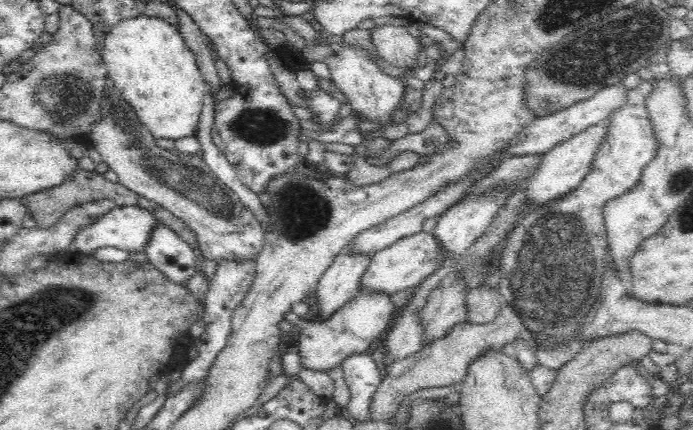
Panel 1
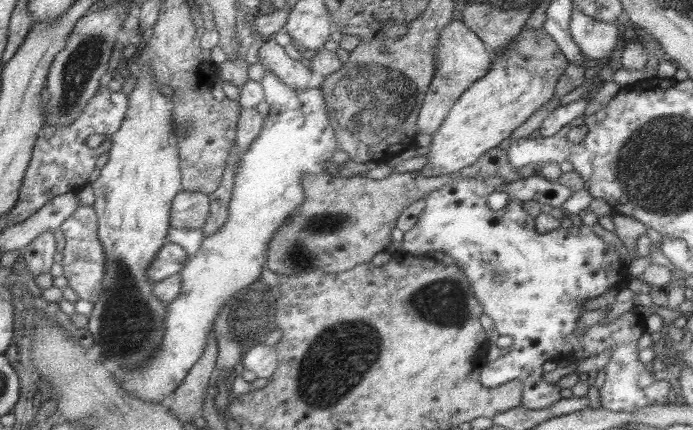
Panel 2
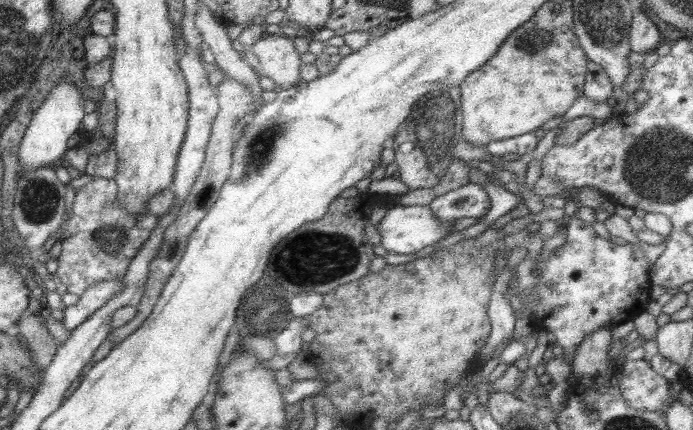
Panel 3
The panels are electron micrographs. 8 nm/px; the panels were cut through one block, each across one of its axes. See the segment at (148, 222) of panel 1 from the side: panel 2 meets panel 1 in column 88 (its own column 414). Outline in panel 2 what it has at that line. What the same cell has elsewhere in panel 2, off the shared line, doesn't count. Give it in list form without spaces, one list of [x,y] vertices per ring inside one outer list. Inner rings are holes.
[[[486,177],[486,179],[460,179],[460,181],[454,181],[443,188],[440,188],[438,191],[434,191],[430,193],[430,195],[426,196],[426,206],[422,211],[422,214],[419,214],[417,218],[416,224],[413,227],[410,227],[403,236],[402,243],[402,251],[406,253],[410,253],[412,255],[420,255],[426,256],[429,251],[440,251],[446,253],[451,258],[457,261],[458,268],[464,271],[464,274],[468,277],[468,280],[472,283],[473,293],[476,295],[476,298],[479,300],[482,308],[484,309],[485,314],[487,314],[490,318],[492,318],[495,324],[495,330],[498,331],[498,334],[502,336],[512,336],[513,344],[511,346],[510,351],[507,354],[500,355],[498,359],[495,361],[490,361],[486,365],[483,365],[481,368],[481,373],[479,374],[479,381],[486,388],[496,388],[505,382],[510,380],[518,379],[523,382],[523,394],[522,394],[522,407],[528,410],[538,410],[548,408],[549,406],[554,405],[558,400],[561,399],[560,391],[562,388],[557,384],[551,384],[544,379],[542,376],[544,371],[542,371],[542,365],[546,360],[558,361],[560,359],[566,358],[568,353],[571,354],[574,349],[584,348],[584,357],[597,356],[600,352],[604,352],[604,350],[608,350],[612,348],[613,353],[610,357],[609,363],[606,366],[606,378],[603,387],[599,390],[601,397],[601,406],[607,408],[608,410],[612,410],[612,412],[638,412],[642,410],[645,406],[648,405],[666,405],[670,403],[672,400],[672,389],[671,389],[671,381],[658,381],[656,378],[650,375],[648,370],[646,370],[646,365],[639,361],[639,338],[644,334],[645,329],[645,319],[640,315],[636,315],[634,313],[634,309],[630,312],[625,312],[620,318],[615,318],[610,323],[604,323],[604,325],[592,325],[592,327],[588,328],[586,334],[583,337],[577,337],[574,335],[574,330],[576,329],[576,323],[580,318],[581,314],[584,312],[583,302],[588,299],[596,298],[613,288],[622,288],[623,285],[627,284],[627,272],[628,267],[620,260],[620,252],[616,250],[615,246],[609,243],[606,243],[600,236],[596,235],[592,230],[592,227],[588,225],[581,226],[573,226],[570,229],[563,229],[561,227],[556,230],[552,230],[546,233],[539,233],[535,229],[535,218],[528,215],[528,212],[522,208],[522,204],[524,202],[520,201],[520,199],[512,199],[512,201],[508,202],[504,208],[500,210],[492,210],[488,206],[488,196],[499,190],[502,186],[508,186],[508,181],[504,181],[504,179],[500,179],[500,177]]]

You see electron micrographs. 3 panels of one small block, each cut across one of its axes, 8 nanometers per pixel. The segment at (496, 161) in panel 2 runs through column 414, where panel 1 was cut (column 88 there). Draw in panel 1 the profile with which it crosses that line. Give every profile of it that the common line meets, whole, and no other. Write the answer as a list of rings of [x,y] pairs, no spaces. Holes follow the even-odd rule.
[[[77,169],[73,174],[59,186],[46,188],[44,191],[36,192],[28,196],[24,196],[20,202],[28,207],[28,211],[32,213],[32,218],[35,220],[38,229],[46,229],[58,222],[65,212],[74,208],[76,205],[88,202],[96,202],[96,200],[112,200],[118,206],[138,204],[139,195],[125,188],[122,184],[114,184],[103,178],[103,174],[94,171],[85,171]]]

